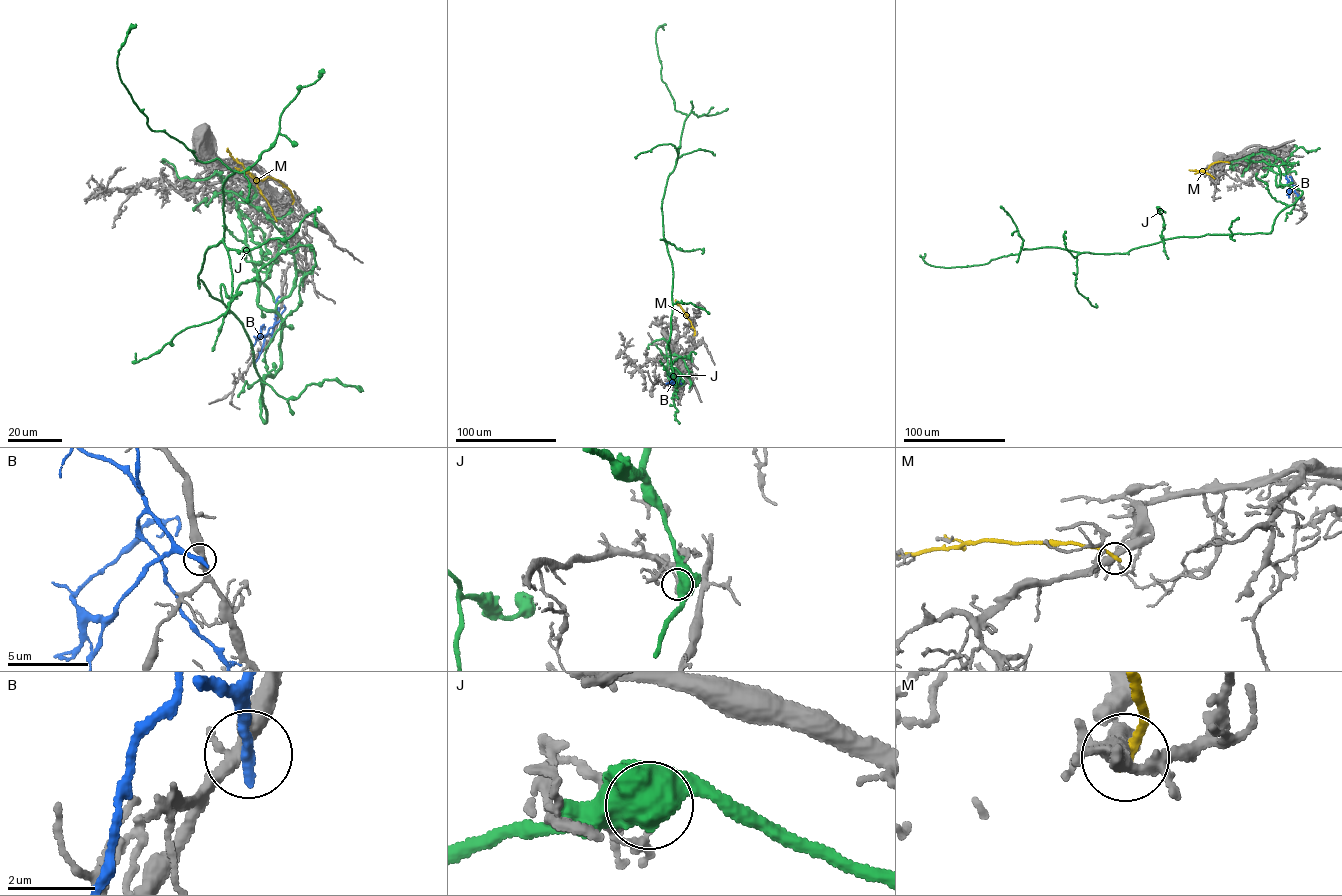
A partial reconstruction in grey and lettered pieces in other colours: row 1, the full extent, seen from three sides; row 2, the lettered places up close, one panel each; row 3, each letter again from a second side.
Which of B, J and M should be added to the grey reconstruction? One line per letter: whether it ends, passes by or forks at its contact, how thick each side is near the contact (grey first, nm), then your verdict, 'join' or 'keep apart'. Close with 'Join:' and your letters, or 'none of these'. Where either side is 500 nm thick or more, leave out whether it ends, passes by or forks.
B: it ends | 400/320 nm | keep apart
J: 160/500 nm | keep apart
M: it ends | 360/240 nm | keep apart
Join: none of these

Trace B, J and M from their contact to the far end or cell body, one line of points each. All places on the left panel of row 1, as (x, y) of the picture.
B: (272, 338), (269, 334), (261, 336), (263, 325), (264, 329)
J: (303, 274), (278, 303), (265, 422), (249, 339), (198, 282), (233, 170), (149, 128), (117, 65), (131, 23)
M: (292, 203), (288, 187), (278, 179), (269, 176), (261, 180), (247, 172), (230, 155), (227, 148)

